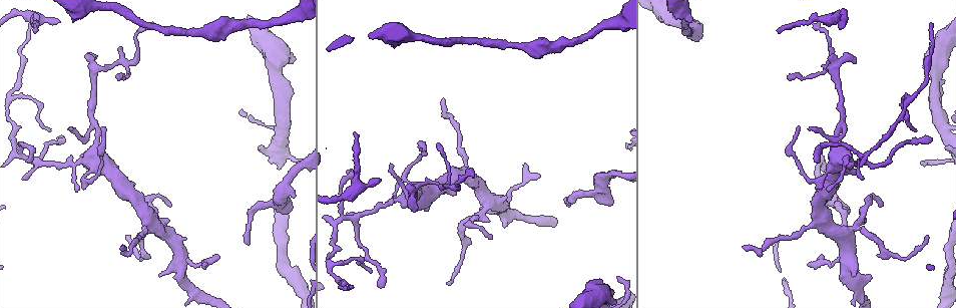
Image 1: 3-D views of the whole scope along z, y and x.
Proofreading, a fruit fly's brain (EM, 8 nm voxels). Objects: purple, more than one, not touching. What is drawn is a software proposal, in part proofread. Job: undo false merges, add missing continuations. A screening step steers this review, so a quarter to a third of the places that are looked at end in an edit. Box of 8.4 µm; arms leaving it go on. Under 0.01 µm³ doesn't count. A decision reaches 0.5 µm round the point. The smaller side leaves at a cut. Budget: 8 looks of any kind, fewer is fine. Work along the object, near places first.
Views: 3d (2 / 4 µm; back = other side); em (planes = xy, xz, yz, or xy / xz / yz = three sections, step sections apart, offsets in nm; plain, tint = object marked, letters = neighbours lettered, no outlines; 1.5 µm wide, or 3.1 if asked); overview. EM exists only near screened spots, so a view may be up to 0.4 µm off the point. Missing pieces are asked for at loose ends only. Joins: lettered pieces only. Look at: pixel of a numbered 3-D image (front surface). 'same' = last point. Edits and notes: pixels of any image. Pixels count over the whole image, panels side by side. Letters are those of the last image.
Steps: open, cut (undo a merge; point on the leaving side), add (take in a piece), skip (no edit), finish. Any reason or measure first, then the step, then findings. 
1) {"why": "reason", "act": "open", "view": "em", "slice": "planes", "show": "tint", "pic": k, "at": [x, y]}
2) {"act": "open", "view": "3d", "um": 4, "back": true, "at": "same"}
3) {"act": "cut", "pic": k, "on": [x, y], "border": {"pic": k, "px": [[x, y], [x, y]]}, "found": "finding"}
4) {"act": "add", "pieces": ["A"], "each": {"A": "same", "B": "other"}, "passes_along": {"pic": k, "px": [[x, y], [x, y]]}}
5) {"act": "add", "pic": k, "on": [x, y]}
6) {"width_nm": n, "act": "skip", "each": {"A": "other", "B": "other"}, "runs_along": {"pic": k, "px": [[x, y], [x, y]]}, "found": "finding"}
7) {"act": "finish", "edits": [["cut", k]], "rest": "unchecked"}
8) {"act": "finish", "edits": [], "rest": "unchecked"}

{"why": "thin end", "act": "open", "view": "em", "slice": "planes", "show": "letters", "pic": 1, "at": [69, 127]}

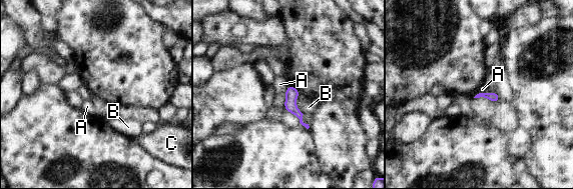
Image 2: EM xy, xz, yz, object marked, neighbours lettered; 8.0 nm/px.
{"width_nm": 80, "act": "skip", "each": {"A": "other", "B": "other", "C": "other"}, "border": {"pic": 2, "px": [[288, 85], [283, 109]]}, "found": "none of them fits"}

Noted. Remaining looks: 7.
{"why": "sharp bend", "act": "open", "view": "3d", "um": 4, "pic": 1, "at": [336, 262]}

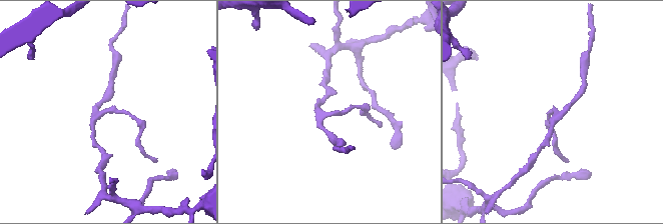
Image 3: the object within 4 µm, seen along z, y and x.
{"act": "open", "view": "em", "slice": "planes", "show": "plain", "pic": 3, "at": [328, 114]}

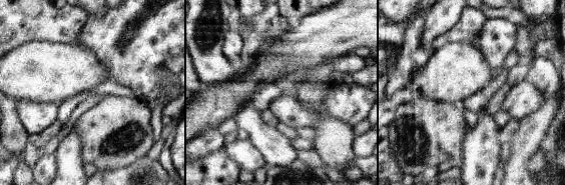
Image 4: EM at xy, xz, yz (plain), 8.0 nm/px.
{"act": "open", "view": "em", "slice": "planes", "show": "letters", "at": "same"}

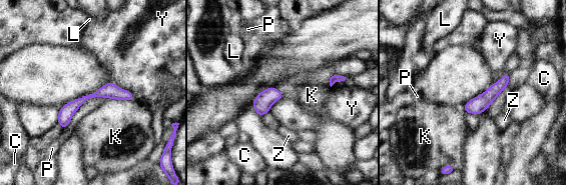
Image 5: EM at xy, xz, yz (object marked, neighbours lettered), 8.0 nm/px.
{"act": "skip", "each": {"C": "other", "K": "other", "L": "other", "P": "other", "Y": "other", "Z": "other"}, "runs_along": {"pic": 5, "px": [[131, 97], [90, 95], [60, 122]]}, "found": "continuous, no second neuron"}

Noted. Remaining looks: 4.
{"why": "four arms meet", "act": "open", "view": "em", "slice": "xz", "step": 8, "show": "tint", "pic": 1, "at": [34, 160]}

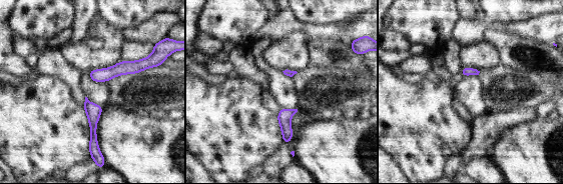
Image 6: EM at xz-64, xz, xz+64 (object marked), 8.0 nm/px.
{"why": "another direction", "act": "open", "view": "em", "slice": "planes", "show": "letters", "at": "same"}

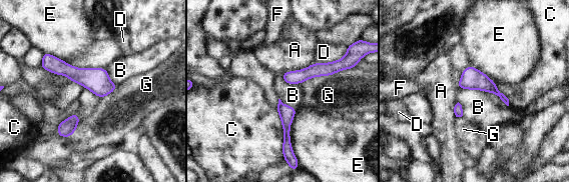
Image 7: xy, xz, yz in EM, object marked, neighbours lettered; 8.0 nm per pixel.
{"act": "skip", "each": {"A": "other", "B": "other", "C": "other", "D": "other", "E": "other", "F": "other", "G": "other"}, "border": {"pic": 7, "px": [[297, 109], [290, 126], [296, 157]]}, "found": "continuous, no second neuron"}

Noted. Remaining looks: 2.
{"act": "finish", "edits": [], "rest": "unchecked"}

